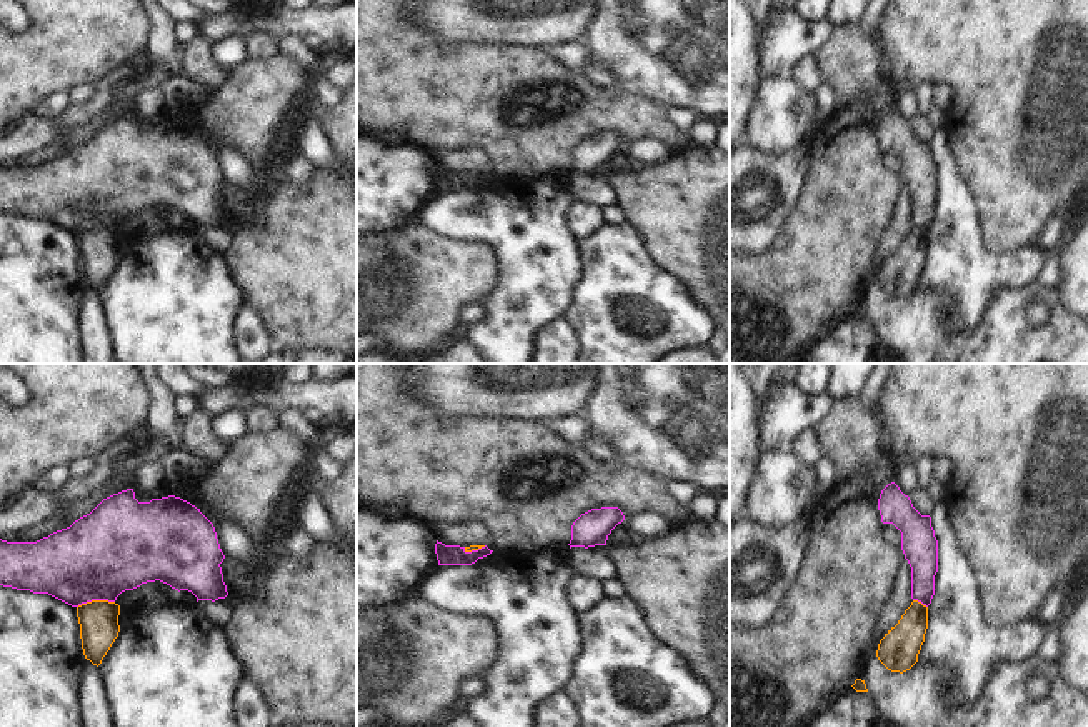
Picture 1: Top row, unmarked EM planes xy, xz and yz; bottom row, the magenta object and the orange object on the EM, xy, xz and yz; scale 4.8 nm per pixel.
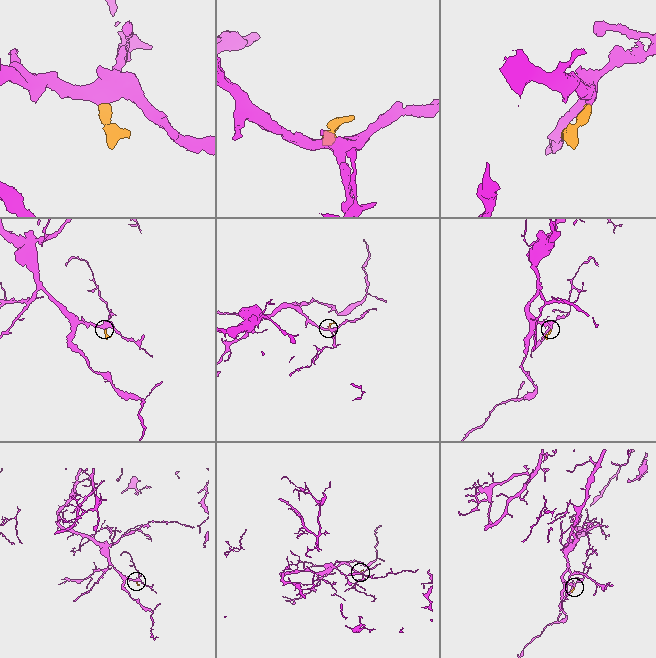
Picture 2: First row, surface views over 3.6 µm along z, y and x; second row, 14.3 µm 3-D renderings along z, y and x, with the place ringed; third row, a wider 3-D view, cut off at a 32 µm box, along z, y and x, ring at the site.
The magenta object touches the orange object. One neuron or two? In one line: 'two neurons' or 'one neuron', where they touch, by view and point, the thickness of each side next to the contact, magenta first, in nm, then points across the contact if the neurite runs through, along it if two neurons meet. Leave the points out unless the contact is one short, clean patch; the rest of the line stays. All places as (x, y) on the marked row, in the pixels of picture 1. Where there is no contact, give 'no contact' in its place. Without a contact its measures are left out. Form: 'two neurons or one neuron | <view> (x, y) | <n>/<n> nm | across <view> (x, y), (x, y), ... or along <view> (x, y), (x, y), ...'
two neurons | xy (95, 599) | 420/190 nm | along xy (114, 601), (87, 601), (77, 607)

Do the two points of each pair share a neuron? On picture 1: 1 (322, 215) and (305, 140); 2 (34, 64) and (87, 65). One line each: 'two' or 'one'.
1: two
2: one

